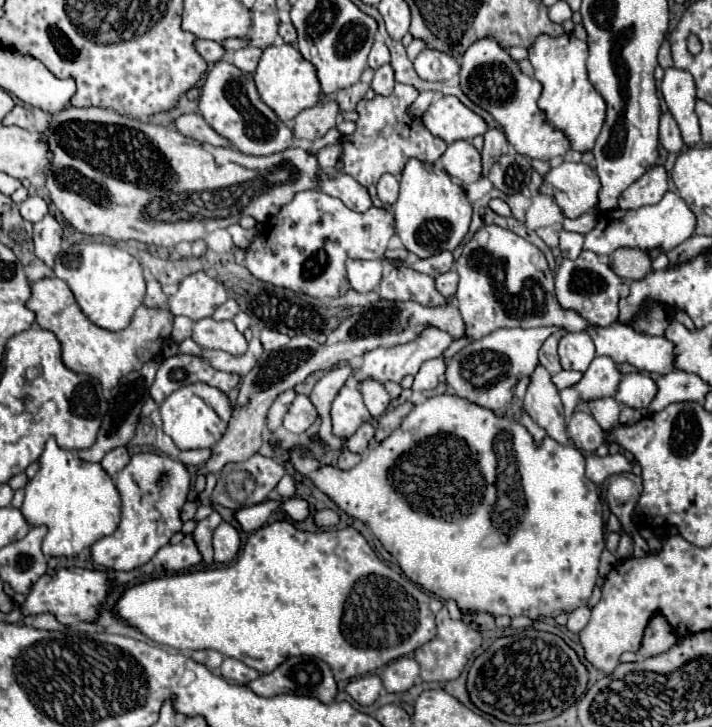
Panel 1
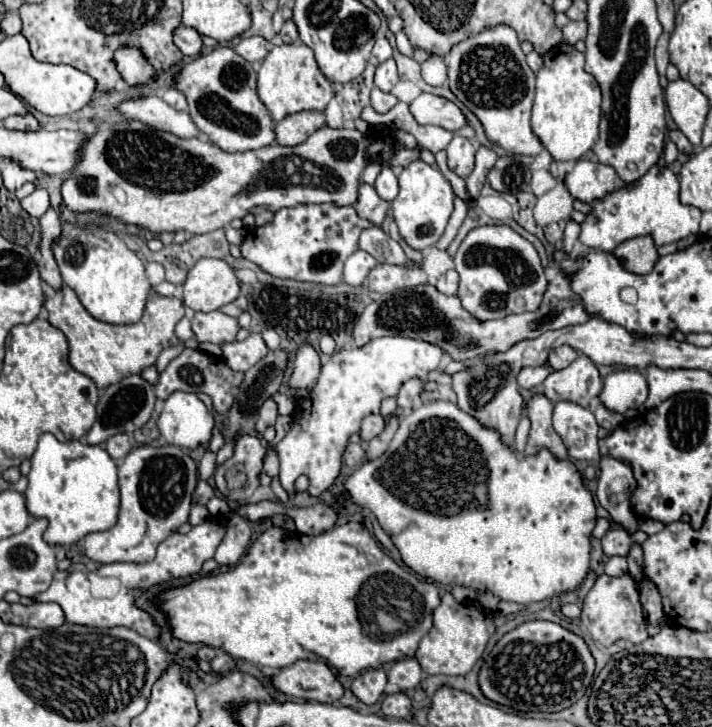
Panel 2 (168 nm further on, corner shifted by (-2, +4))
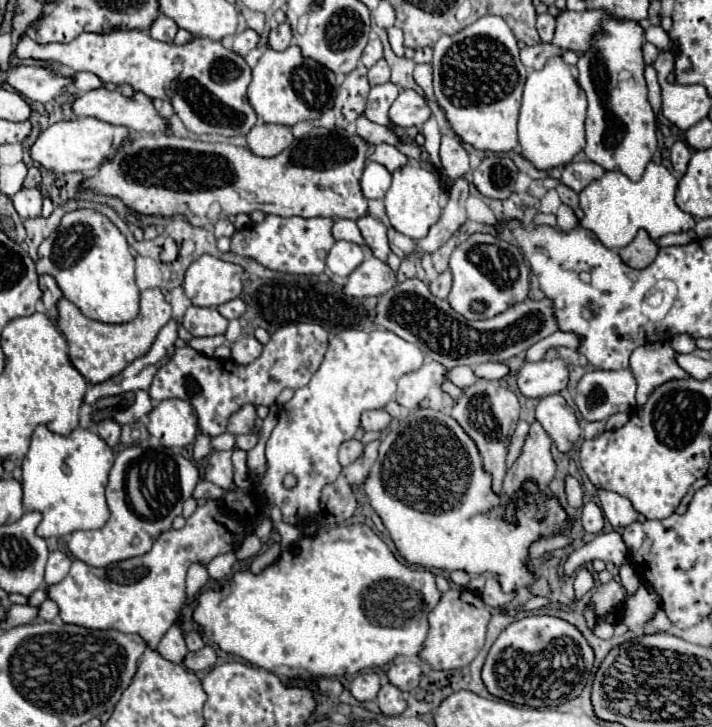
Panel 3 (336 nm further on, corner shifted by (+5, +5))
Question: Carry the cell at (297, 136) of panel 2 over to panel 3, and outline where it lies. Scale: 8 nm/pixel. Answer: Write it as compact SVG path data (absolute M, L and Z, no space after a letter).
M256 124L252 132L246 136L248 148L258 156L278 156L284 152L292 142L294 134L290 126L282 124Z

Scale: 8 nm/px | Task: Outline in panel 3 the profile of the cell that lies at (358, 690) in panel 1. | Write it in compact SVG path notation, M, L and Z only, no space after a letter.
M376 672L356 674L356 678L350 682L350 688L348 690L360 702L374 700L378 696L378 690L380 690L380 676Z

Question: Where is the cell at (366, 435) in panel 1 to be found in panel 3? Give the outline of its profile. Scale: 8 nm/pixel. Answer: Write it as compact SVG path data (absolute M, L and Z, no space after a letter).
M368 410L362 414L362 428L366 432L380 432L390 424L390 416L384 410Z

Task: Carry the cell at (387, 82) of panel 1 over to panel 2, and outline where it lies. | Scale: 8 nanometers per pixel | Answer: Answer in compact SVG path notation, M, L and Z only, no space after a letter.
M393 59L381 63L375 71L375 85L381 89L381 91L391 91L395 87L395 83L399 81L397 77L397 65Z

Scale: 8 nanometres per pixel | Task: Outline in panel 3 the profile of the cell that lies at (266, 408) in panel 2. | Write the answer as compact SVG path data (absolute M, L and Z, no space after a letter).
M246 404L242 406L238 412L234 412L230 416L230 422L228 422L228 432L230 434L246 434L246 432L252 432L254 424L256 424L256 406L254 404Z

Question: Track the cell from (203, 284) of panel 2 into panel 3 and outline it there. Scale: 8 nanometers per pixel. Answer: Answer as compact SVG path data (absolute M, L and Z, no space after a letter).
M200 256L184 276L184 292L194 306L218 306L242 292L242 268L214 256Z

